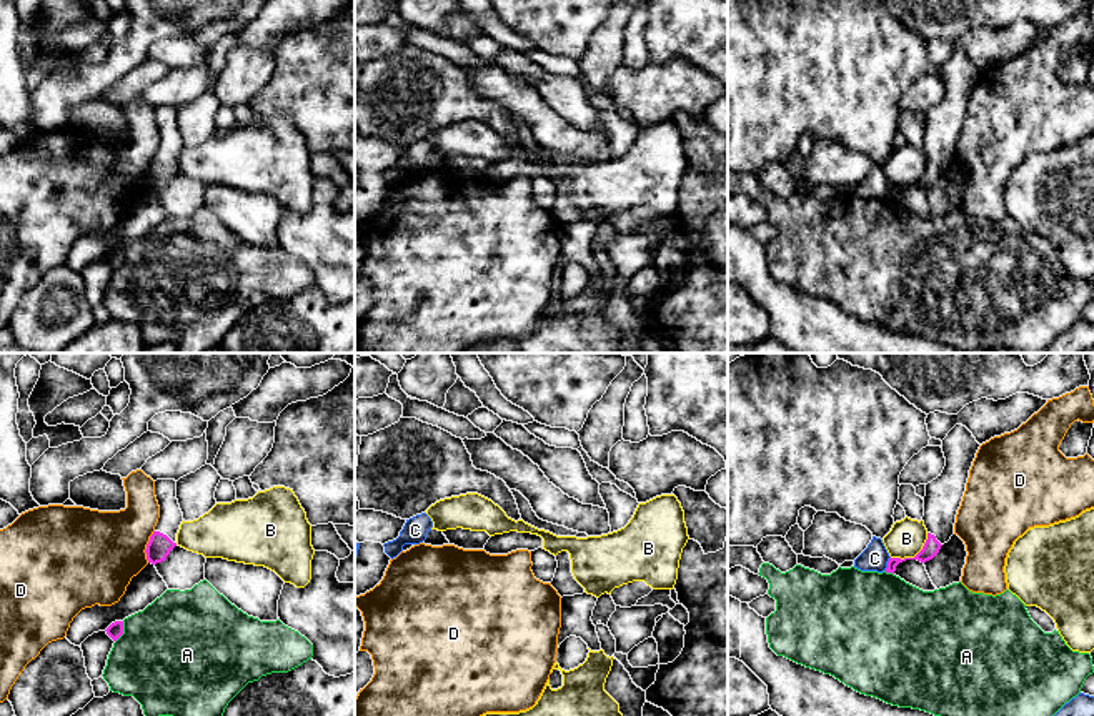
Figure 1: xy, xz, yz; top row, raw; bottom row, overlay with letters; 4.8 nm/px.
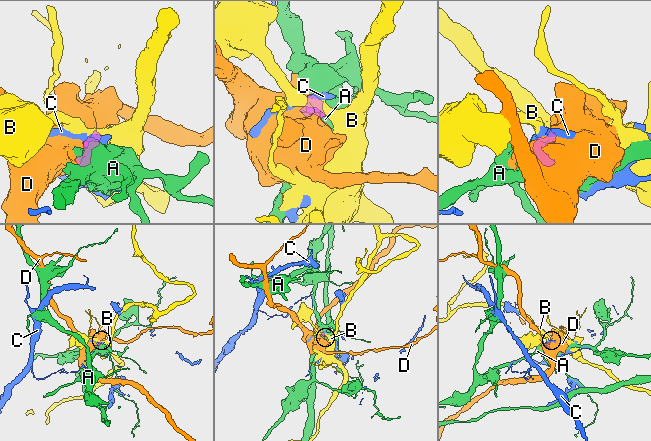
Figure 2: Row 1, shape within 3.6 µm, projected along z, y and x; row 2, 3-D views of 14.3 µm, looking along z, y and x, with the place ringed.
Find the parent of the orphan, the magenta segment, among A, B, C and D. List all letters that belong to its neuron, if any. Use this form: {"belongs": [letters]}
{"belongs": []}

